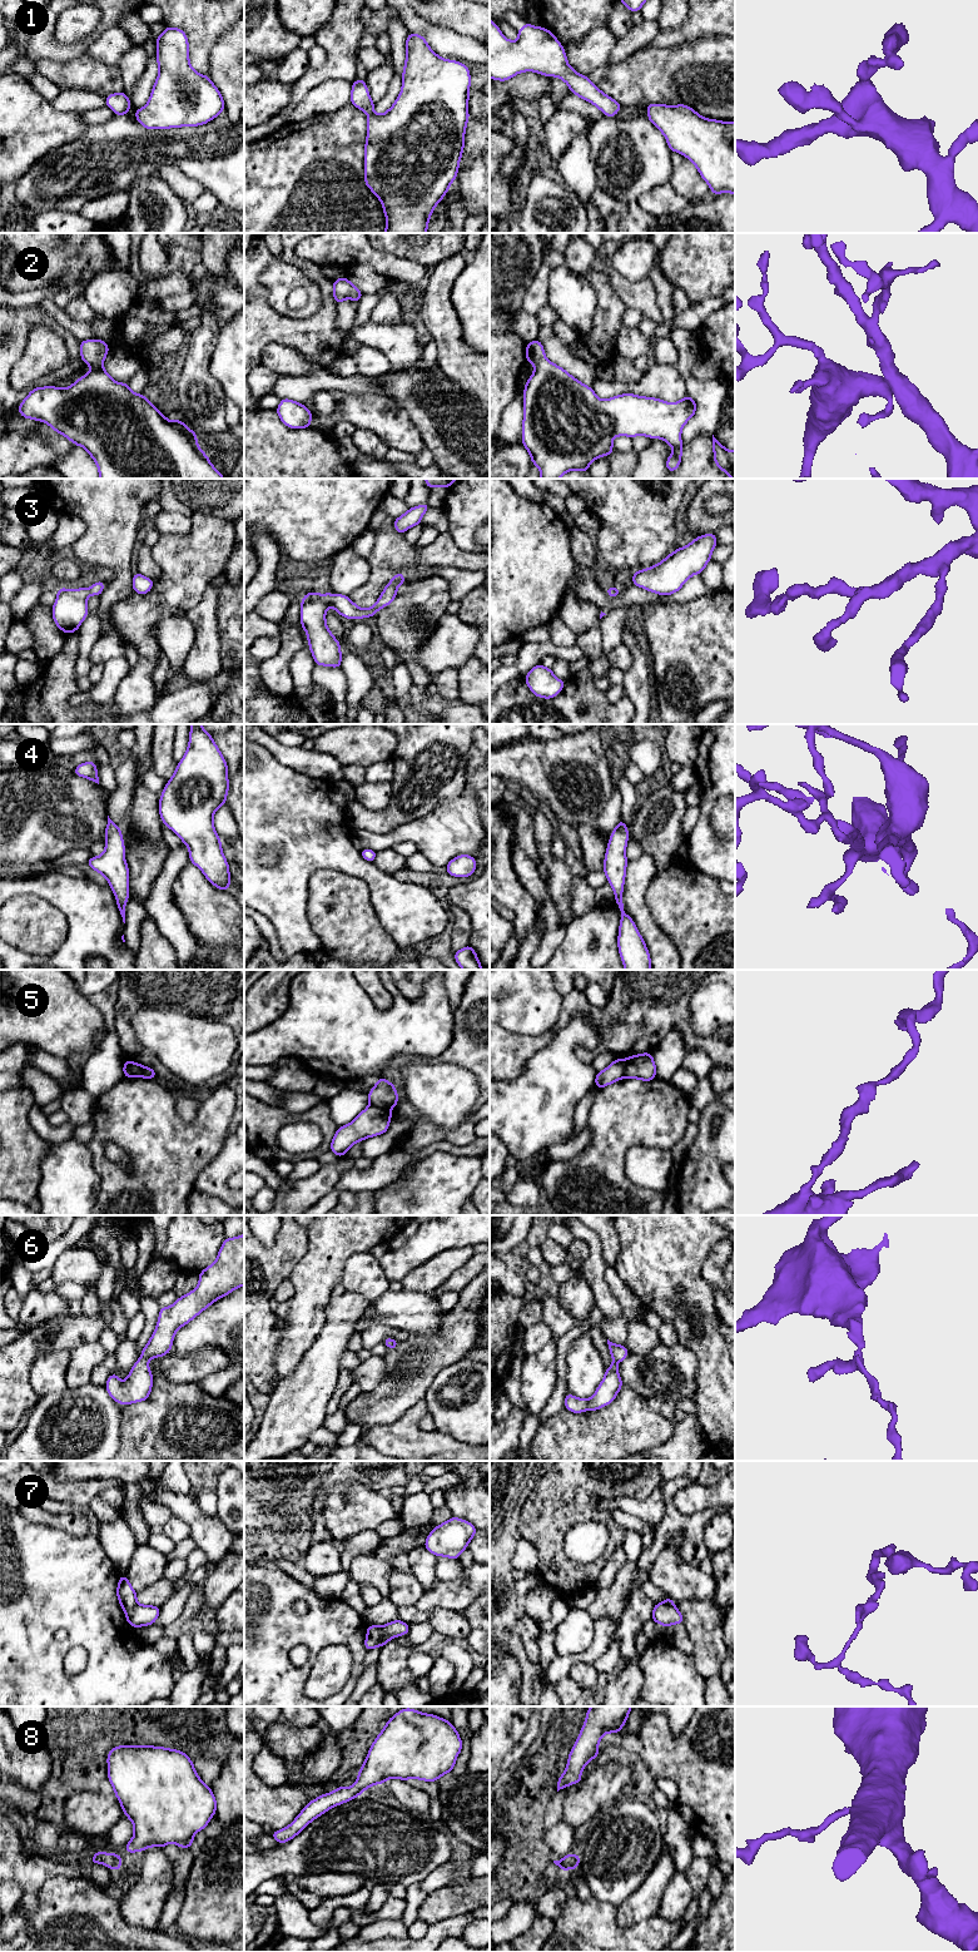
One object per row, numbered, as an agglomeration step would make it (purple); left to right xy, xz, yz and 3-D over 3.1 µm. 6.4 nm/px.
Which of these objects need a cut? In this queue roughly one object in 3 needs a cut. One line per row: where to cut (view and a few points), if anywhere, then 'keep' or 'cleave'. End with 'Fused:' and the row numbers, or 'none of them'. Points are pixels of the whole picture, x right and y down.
1: cut none; keep
2: cut none; keep
3: cut none; keep
4: cut none; keep
5: cut xz (371, 1104), (390, 1109); cleave
6: cut none; keep
7: cut xz (381, 1626), (381, 1640), (376, 1645); cleave
8: cut none; keep
Fused: 5, 7

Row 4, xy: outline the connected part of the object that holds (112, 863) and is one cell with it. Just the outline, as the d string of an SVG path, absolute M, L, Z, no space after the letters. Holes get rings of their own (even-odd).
M108 816L108 826L104 832L106 837L105 851L86 861L88 866L101 873L109 882L115 895L119 912L125 923L125 905L129 898L129 870L124 857L125 846L123 834Z

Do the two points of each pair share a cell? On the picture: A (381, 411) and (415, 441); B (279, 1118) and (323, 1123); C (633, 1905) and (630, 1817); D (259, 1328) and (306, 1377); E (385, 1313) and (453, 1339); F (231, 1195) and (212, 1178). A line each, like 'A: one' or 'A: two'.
A: one
B: one
C: two
D: two
E: two
F: one

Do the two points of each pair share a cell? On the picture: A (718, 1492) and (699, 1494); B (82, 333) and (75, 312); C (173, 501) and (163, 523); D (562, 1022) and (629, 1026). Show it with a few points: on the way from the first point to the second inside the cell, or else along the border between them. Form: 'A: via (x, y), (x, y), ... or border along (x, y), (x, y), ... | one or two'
A: via (713, 1494), (704, 1494) | one
B: border along (64, 310), (73, 318), (89, 323) | two
C: border along (162, 509), (179, 511), (189, 516) | two
D: via (577, 1010), (586, 1010), (596, 1017), (612, 1021) | one

